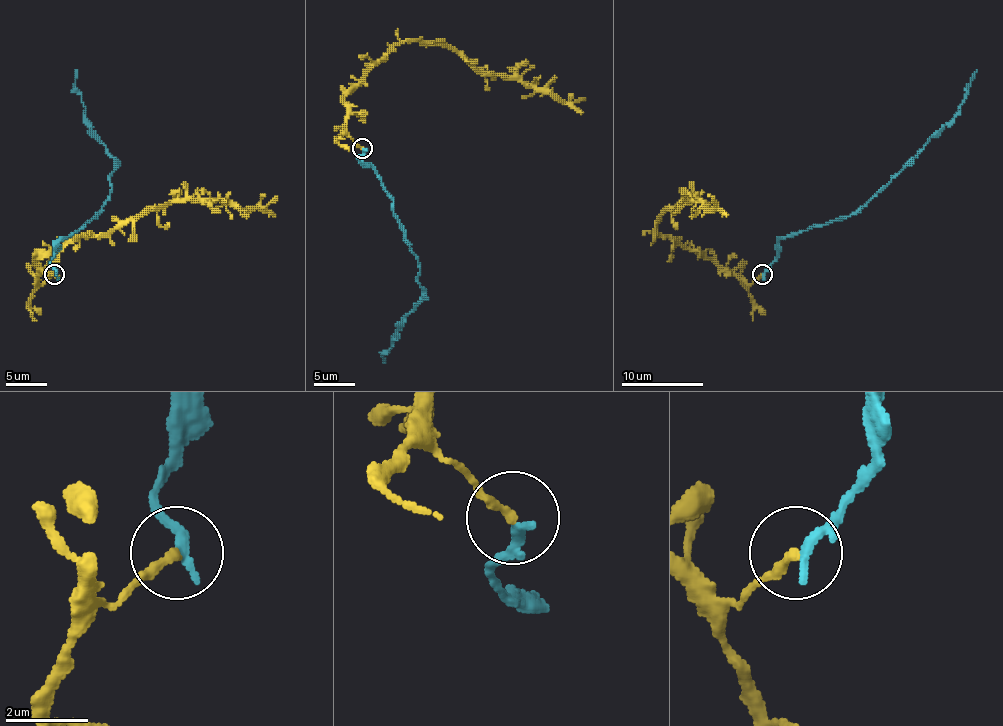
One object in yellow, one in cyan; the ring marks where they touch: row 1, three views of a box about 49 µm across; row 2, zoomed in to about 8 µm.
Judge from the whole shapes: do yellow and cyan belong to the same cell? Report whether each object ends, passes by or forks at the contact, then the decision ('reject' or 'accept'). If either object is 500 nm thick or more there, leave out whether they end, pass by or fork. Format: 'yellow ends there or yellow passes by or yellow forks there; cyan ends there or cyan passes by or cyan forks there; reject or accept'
yellow ends there; cyan ends there; reject

